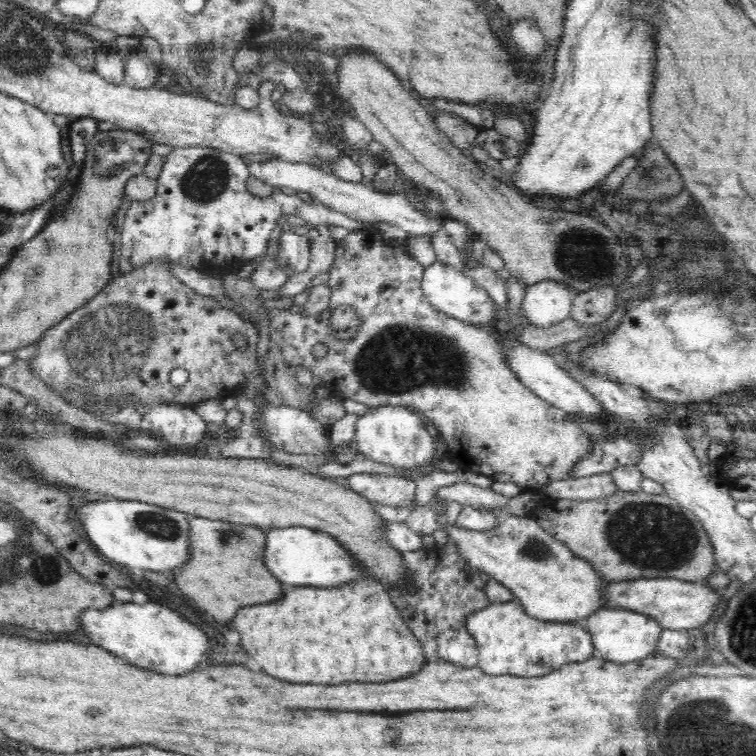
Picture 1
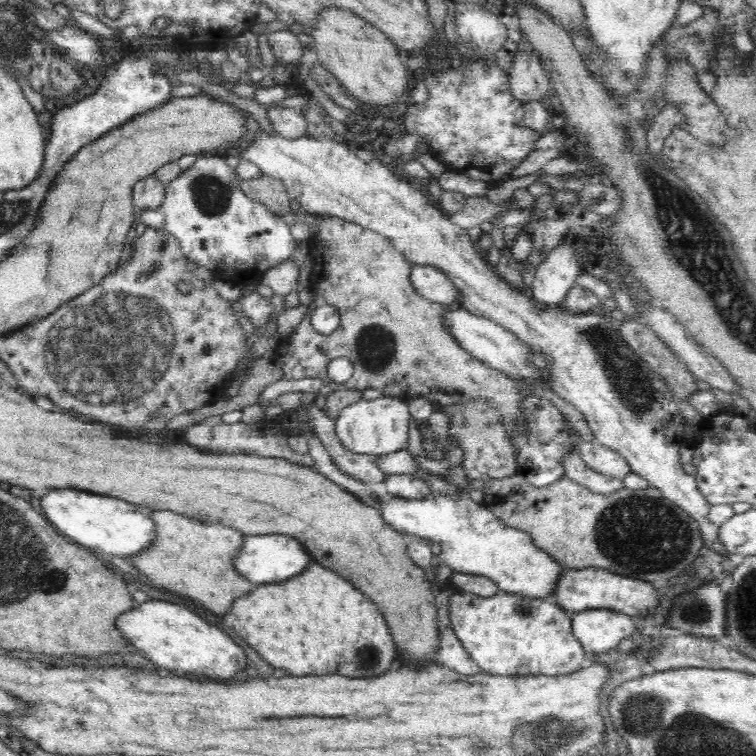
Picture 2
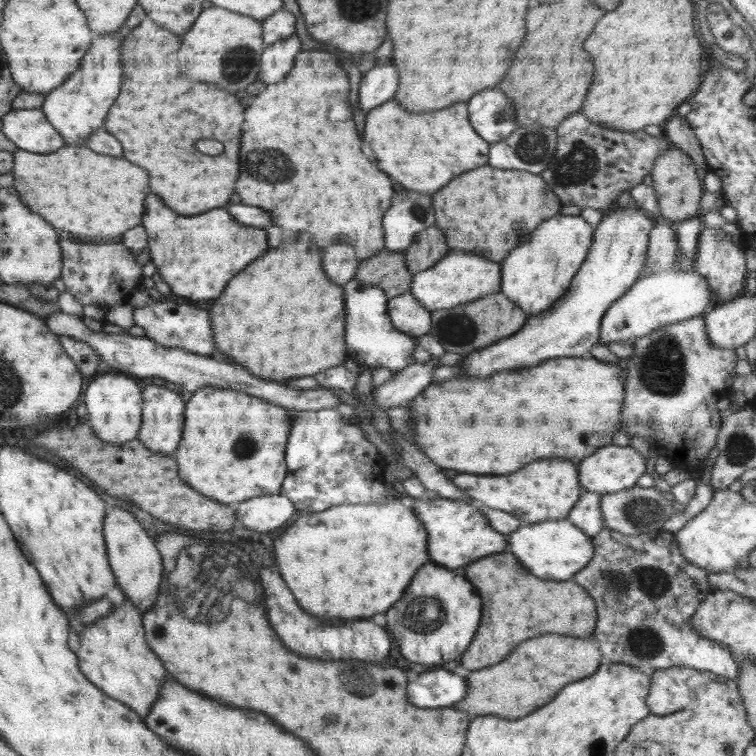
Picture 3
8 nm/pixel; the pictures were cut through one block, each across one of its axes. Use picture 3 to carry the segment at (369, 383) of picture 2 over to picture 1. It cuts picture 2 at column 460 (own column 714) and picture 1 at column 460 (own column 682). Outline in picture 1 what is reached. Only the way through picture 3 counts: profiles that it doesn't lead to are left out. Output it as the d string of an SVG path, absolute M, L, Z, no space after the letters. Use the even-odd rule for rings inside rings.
M369 226L362 231L350 231L342 240L336 242L337 247L334 264L332 264L328 270L329 279L327 280L327 285L330 287L331 297L329 307L326 308L326 310L318 314L312 314L312 316L302 316L293 312L291 309L269 309L270 338L272 344L279 346L287 364L291 368L304 366L304 368L312 372L316 379L320 379L322 385L330 389L333 395L337 392L343 394L343 400L354 400L354 402L360 402L360 404L369 407L381 407L386 405L414 407L414 410L418 410L418 412L424 414L425 420L432 420L432 424L435 426L436 430L439 431L438 434L441 435L441 440L447 446L445 456L448 459L459 464L460 468L474 471L476 474L483 474L484 476L494 479L493 482L513 482L524 491L528 488L544 487L545 484L570 477L569 470L573 467L573 464L576 464L580 459L589 455L592 445L594 445L594 440L590 440L590 437L576 425L566 411L556 408L556 406L546 402L546 400L542 400L542 398L536 396L534 392L517 379L516 375L510 371L509 364L505 361L505 356L503 356L503 350L499 345L497 337L492 337L490 331L455 319L453 316L448 316L446 313L434 308L428 300L426 300L421 289L421 280L425 267L418 263L416 258L408 253L406 249L392 246L390 242L384 242L384 240L385 238L382 236L380 230L375 226ZM370 258L374 258L372 262L378 262L376 268L370 266L370 270L368 270L368 268L356 266L356 264L364 264L364 260L370 260ZM342 304L347 304L355 308L359 316L361 316L359 329L356 331L356 334L349 339L335 338L332 335L332 329L330 329L330 316L332 316L332 312L334 312L338 306L342 306ZM316 344L324 344L324 346L328 348L324 356L316 357L312 355L312 348L314 348Z

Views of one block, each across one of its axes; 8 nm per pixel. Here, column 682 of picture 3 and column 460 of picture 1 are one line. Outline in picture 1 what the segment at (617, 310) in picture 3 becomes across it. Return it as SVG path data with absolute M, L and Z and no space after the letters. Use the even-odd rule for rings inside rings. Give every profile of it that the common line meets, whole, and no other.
M435 260L427 266L422 275L421 289L434 308L476 327L490 324L490 320L494 320L494 315L496 316L497 305L486 290L468 277L465 270L460 271L452 265Z

